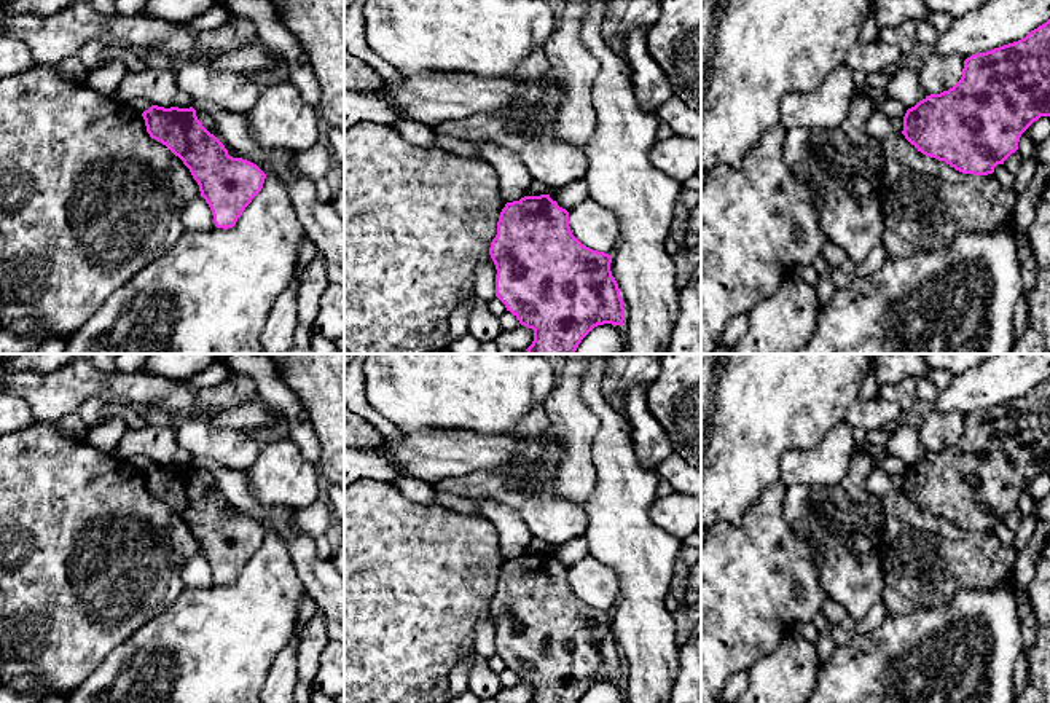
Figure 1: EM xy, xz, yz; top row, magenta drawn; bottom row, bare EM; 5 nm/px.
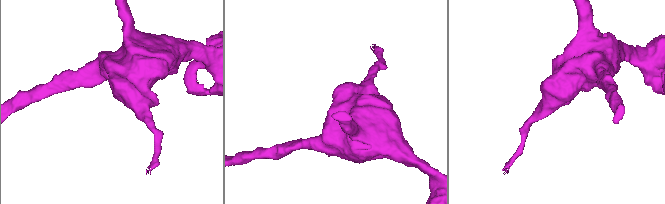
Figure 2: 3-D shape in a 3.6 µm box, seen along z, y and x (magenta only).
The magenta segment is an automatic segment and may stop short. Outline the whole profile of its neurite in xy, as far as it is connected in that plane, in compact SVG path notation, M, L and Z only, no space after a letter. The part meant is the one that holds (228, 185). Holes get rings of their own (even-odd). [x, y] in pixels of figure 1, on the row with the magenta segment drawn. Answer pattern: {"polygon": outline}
{"polygon": "M151 105L142 113L151 139L166 145L190 169L209 204L217 228L233 228L261 191L266 174L253 163L233 158L196 116L196 110Z"}

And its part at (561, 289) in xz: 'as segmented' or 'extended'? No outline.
as segmented

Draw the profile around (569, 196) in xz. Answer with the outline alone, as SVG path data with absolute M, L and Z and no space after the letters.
M583 180L572 182L562 188L550 190L548 194L567 212L590 198L586 183Z

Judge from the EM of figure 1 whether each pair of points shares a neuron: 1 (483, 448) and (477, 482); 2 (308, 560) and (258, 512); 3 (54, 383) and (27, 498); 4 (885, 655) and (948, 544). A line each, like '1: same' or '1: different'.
1: different
2: same
3: different
4: different

